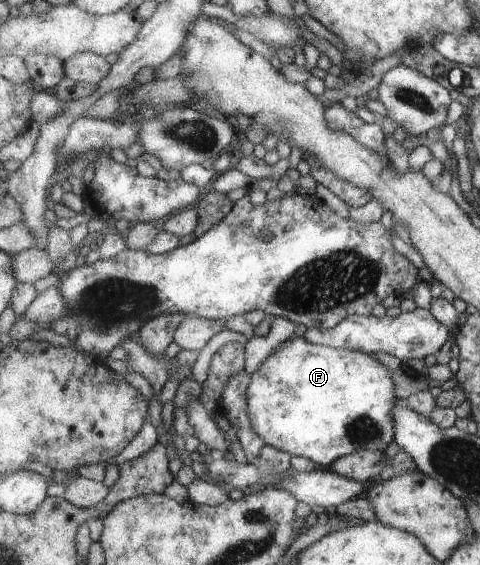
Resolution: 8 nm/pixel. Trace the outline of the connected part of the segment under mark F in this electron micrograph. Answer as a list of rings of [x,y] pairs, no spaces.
[[[303,336],[283,345],[272,353],[252,373],[248,387],[249,415],[255,433],[267,445],[313,460],[319,466],[331,465],[360,450],[385,451],[395,441],[393,409],[399,403],[393,375],[387,365],[374,354],[346,349],[335,349],[323,344],[309,343]]]

